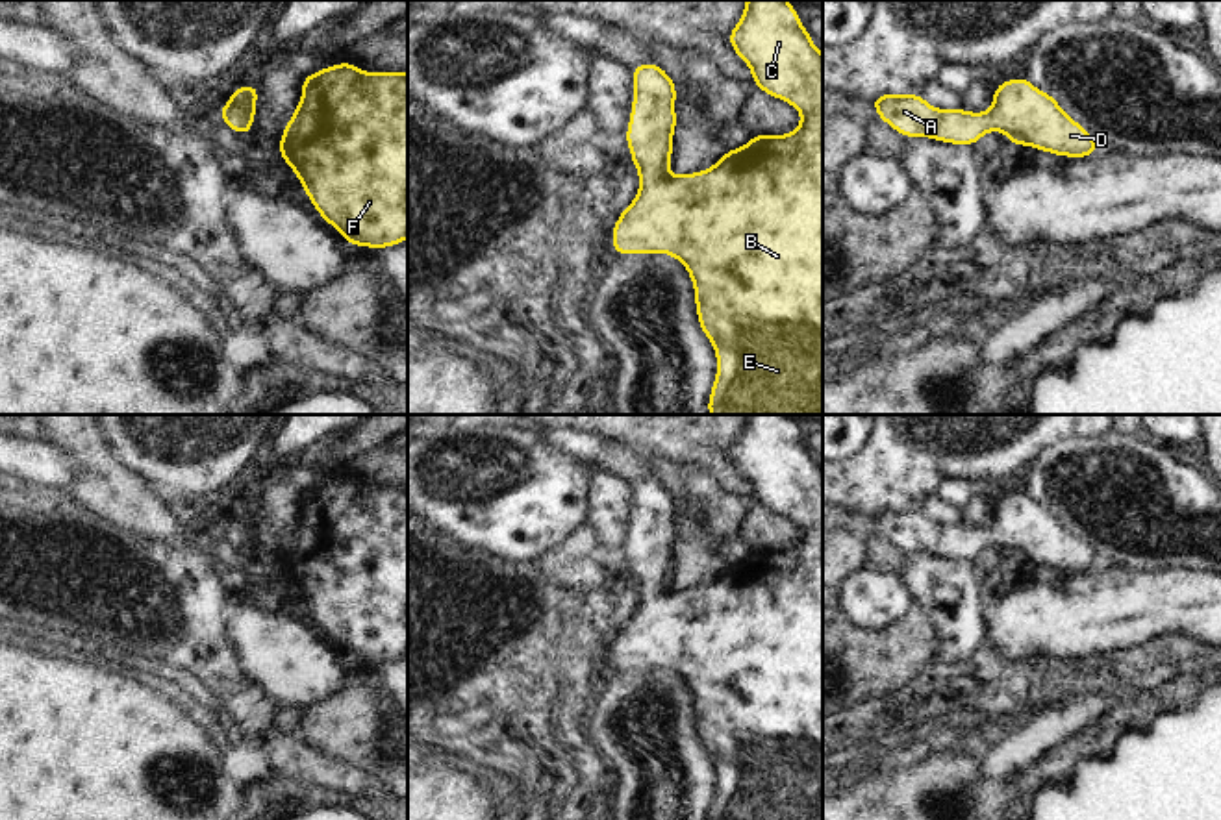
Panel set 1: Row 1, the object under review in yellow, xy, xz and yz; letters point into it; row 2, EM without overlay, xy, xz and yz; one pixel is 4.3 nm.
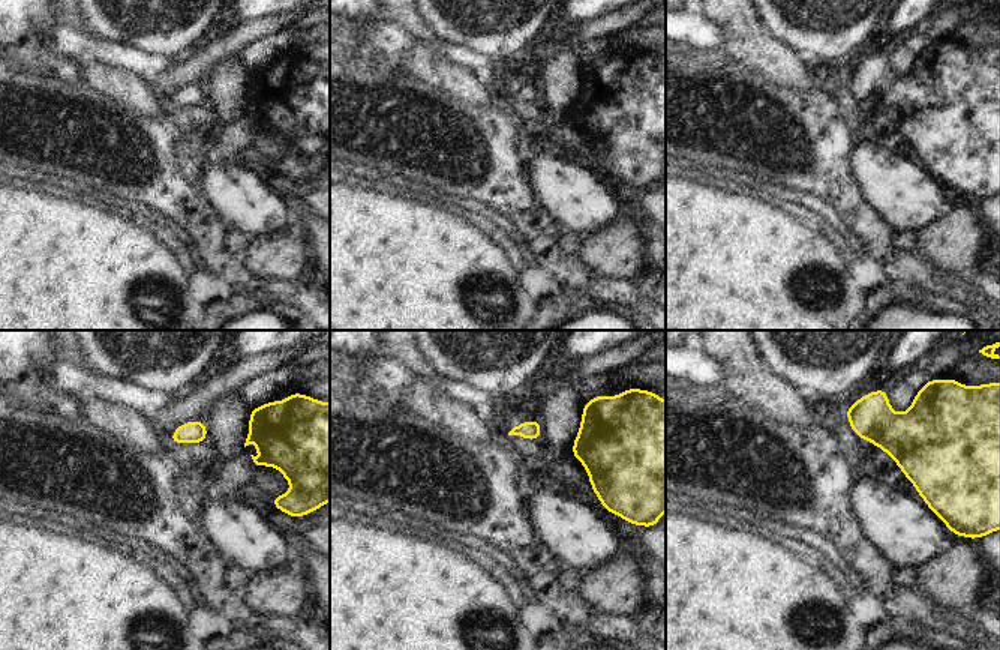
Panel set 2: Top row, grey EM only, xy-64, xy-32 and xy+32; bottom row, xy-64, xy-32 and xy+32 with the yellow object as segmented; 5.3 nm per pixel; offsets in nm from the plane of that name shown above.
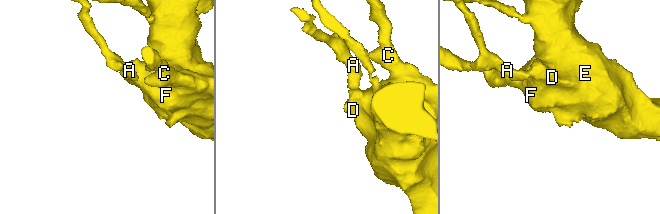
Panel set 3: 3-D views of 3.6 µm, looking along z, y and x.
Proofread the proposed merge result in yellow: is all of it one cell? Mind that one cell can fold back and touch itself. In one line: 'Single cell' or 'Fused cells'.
Single cell.

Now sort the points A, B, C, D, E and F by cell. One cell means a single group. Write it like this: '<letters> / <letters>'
A B C D E F

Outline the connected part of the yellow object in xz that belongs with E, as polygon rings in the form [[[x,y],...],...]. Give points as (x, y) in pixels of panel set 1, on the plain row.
[[[747,415],[728,457],[752,483],[750,494],[756,502],[789,516],[802,528],[800,540],[787,550],[752,550],[747,561],[728,565],[711,583],[671,590],[667,581],[673,570],[673,544],[678,539],[674,529],[676,500],[656,478],[632,481],[634,520],[624,552],[632,566],[632,581],[639,583],[639,609],[624,622],[611,644],[613,665],[617,670],[665,666],[686,679],[695,700],[699,740],[710,752],[717,768],[717,792],[708,820],[823,820],[823,468],[810,455],[810,446],[799,437],[797,424],[786,415]]]

